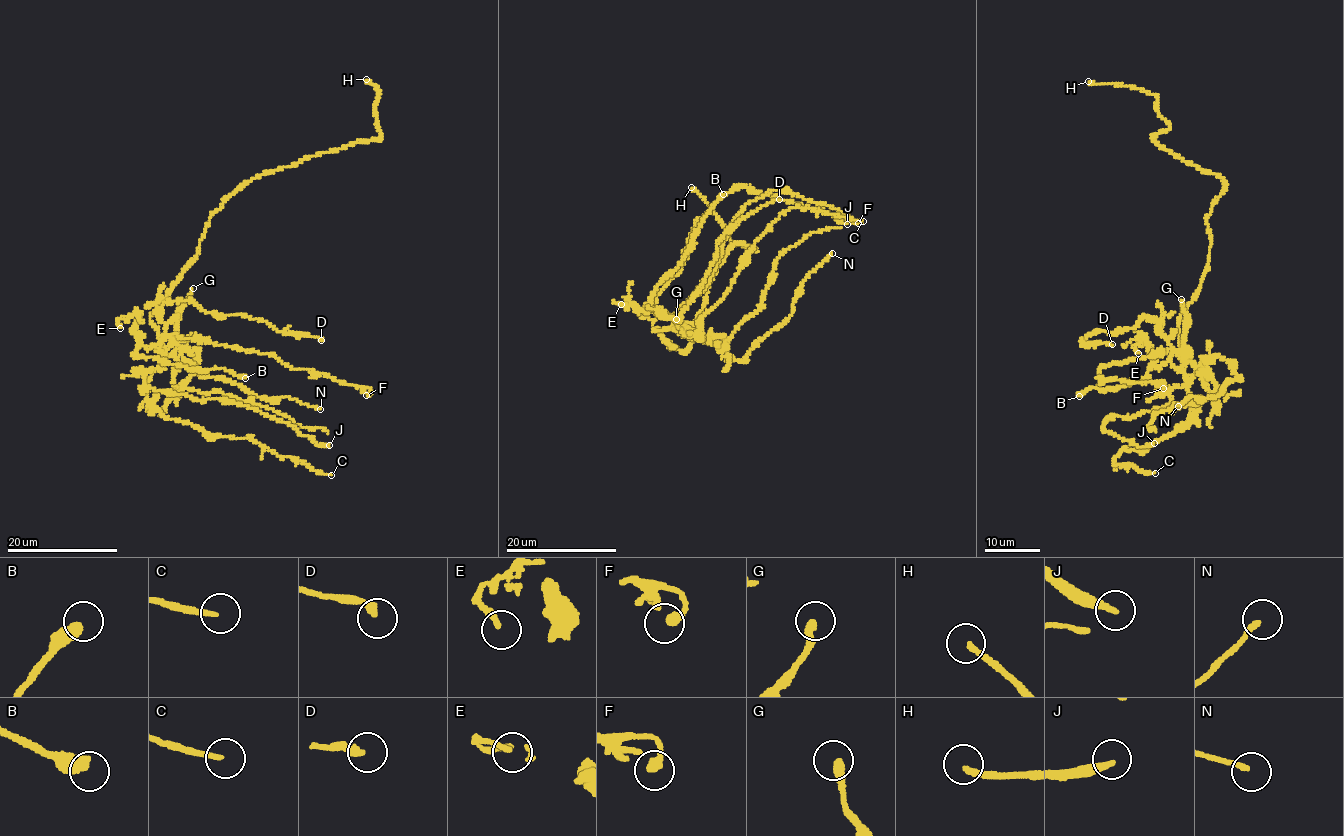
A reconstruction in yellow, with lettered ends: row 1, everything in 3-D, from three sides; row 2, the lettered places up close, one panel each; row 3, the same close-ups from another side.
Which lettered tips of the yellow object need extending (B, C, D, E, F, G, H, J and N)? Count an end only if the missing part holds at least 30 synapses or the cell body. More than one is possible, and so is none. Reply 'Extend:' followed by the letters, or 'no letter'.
Extend: H

